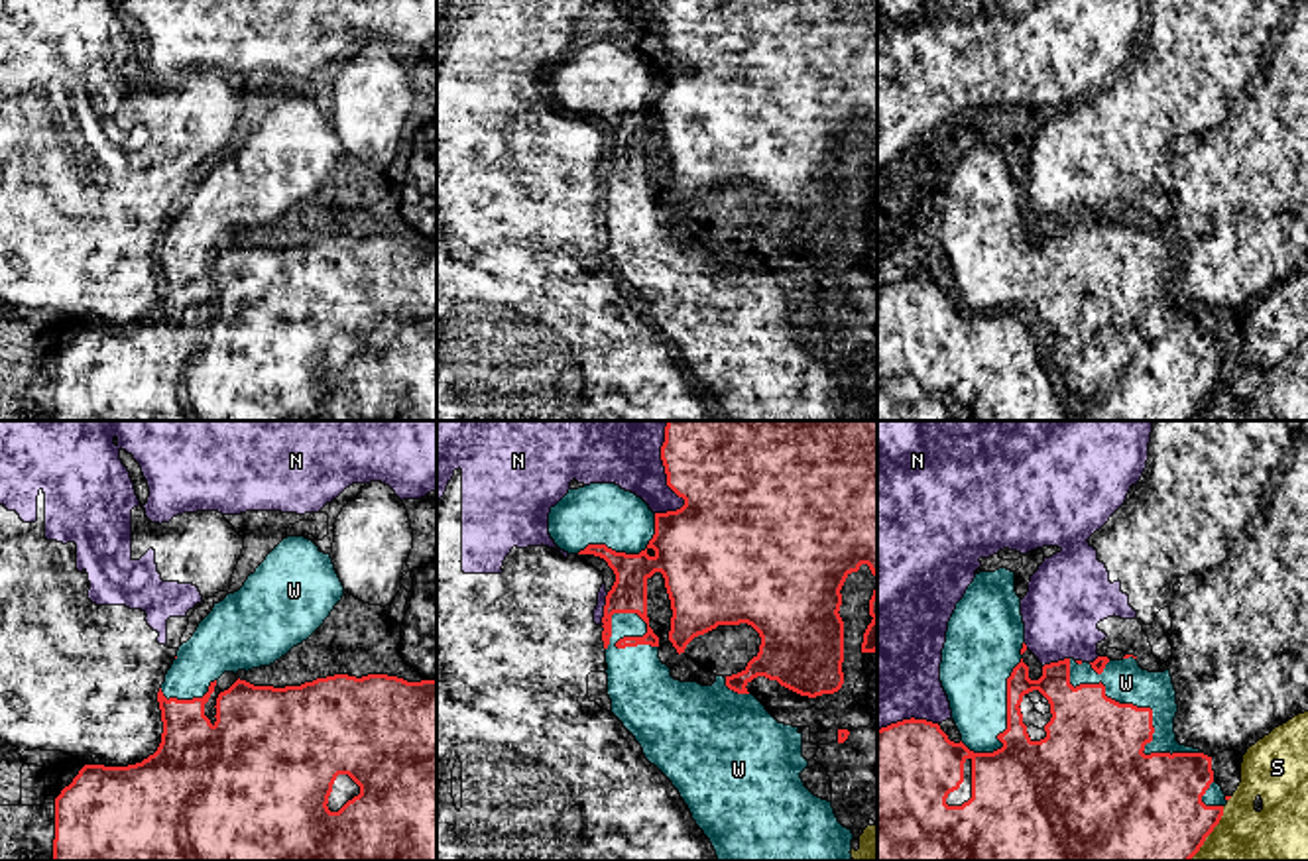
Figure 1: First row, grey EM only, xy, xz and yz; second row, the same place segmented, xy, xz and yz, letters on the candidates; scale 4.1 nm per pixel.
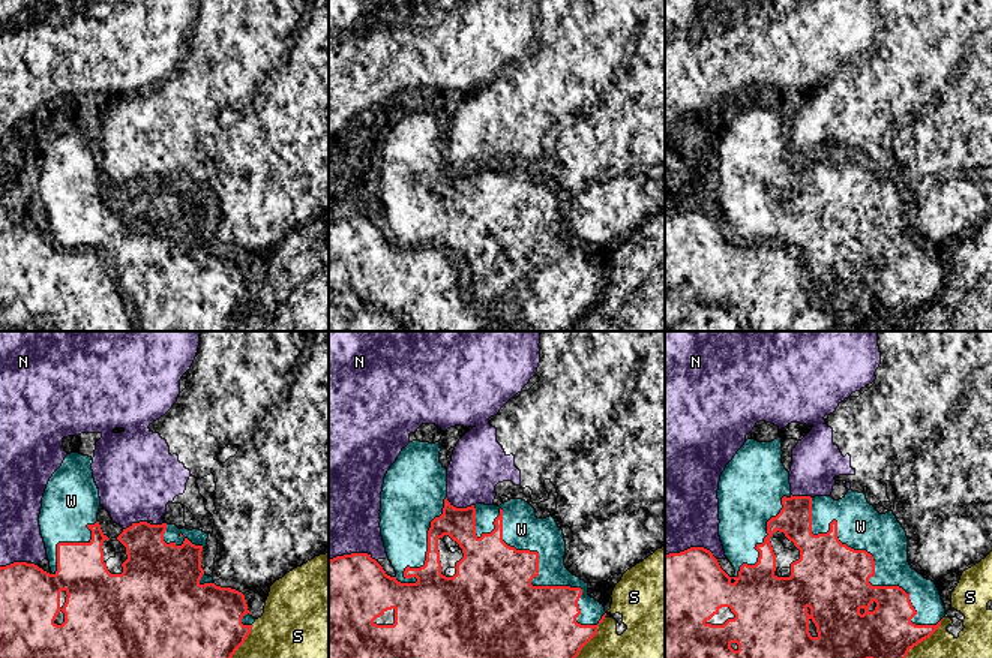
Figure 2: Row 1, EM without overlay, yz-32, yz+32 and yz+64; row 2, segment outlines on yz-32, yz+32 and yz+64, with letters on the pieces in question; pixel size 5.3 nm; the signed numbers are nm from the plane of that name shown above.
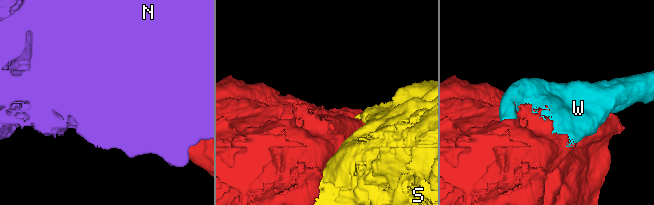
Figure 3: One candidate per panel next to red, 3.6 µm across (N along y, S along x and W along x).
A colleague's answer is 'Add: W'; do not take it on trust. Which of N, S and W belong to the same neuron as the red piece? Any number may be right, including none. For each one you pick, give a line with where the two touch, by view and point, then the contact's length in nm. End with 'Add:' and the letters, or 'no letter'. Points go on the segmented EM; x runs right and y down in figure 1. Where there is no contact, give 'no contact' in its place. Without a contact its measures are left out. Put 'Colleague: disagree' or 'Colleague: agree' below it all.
Add: no letter
Colleague: disagree

